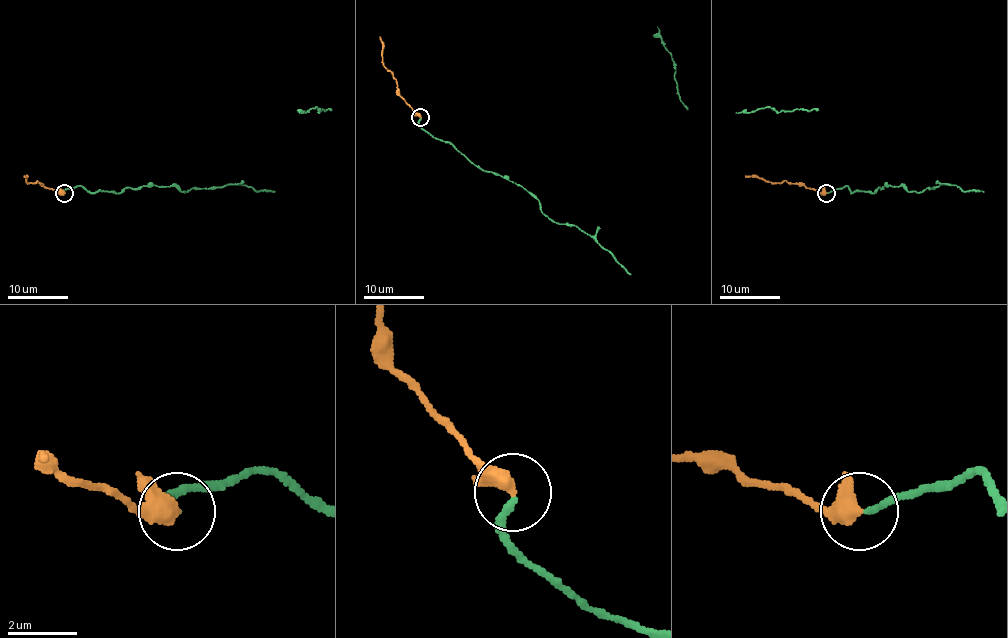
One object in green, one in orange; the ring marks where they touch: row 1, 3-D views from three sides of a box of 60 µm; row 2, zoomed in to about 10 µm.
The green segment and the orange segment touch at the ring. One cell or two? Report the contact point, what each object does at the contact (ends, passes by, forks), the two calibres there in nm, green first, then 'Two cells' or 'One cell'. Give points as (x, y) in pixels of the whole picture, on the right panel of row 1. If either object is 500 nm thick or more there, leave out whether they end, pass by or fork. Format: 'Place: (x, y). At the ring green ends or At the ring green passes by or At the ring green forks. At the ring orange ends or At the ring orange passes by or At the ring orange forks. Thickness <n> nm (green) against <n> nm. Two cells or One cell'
Place: (826, 193). At the ring green ends. At the ring orange passes by. Thickness 200 nm (green) against 380 nm. One cell

